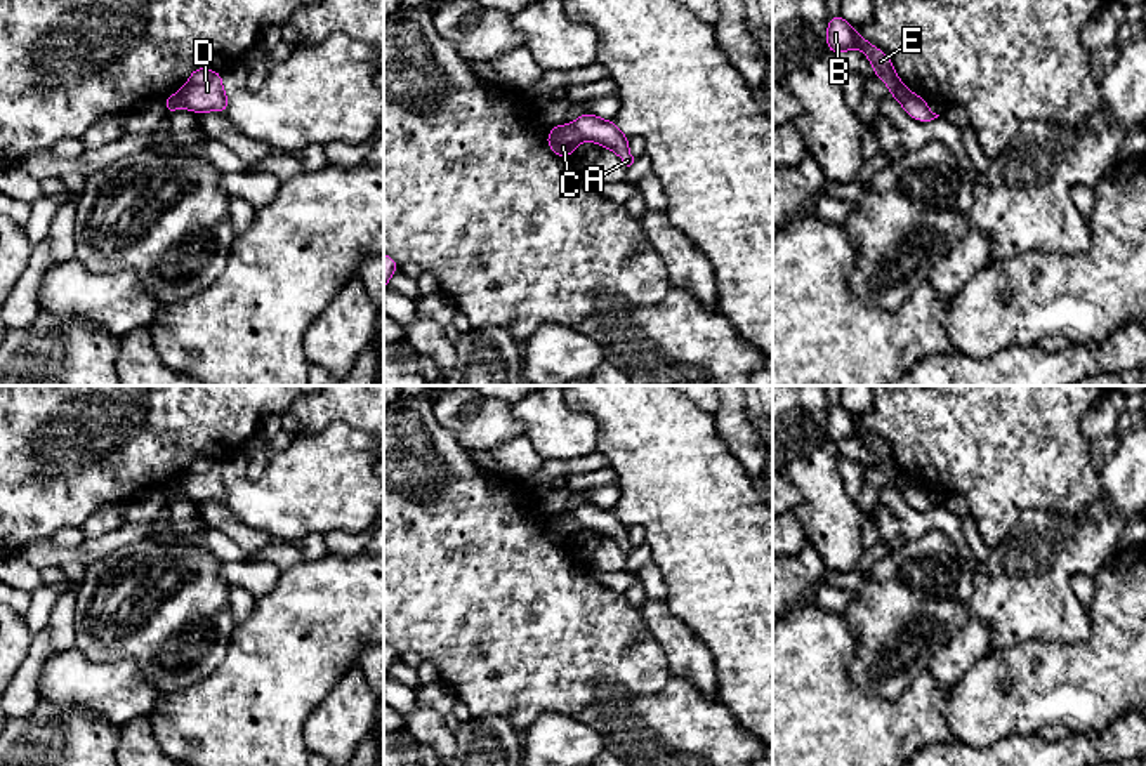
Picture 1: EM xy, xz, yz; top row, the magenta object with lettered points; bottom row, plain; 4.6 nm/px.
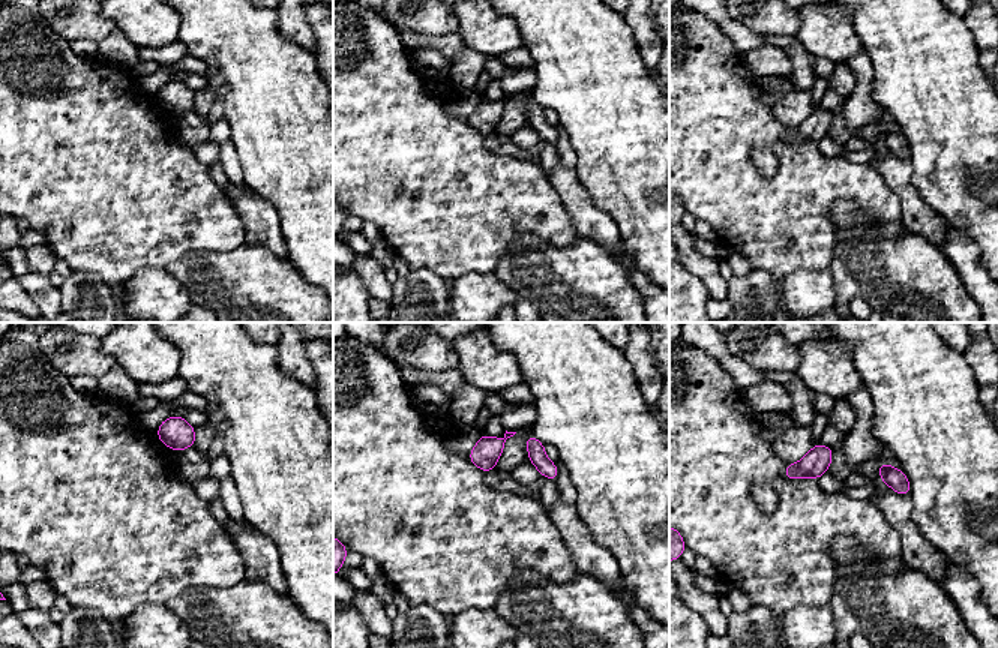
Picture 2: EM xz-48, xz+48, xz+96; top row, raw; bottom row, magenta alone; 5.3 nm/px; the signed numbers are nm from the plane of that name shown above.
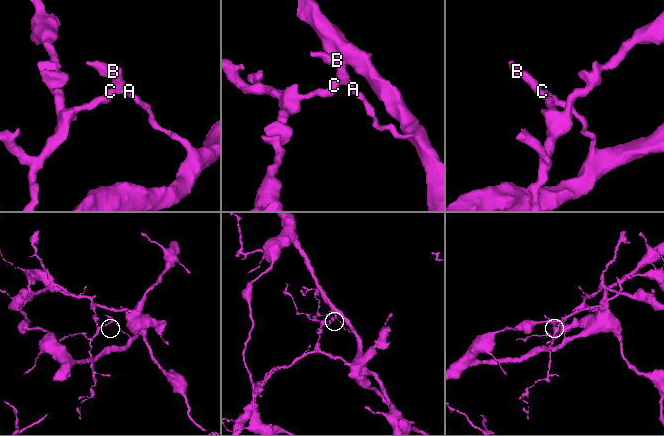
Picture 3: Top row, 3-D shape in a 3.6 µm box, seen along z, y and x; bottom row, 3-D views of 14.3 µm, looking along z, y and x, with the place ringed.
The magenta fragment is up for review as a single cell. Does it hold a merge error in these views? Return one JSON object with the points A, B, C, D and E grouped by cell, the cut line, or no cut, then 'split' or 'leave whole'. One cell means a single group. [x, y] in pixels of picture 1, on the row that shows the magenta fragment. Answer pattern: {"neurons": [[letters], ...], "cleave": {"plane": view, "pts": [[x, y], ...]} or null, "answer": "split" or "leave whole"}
{"neurons": [["A", "B", "D", "E"], ["C"]], "cleave": {"plane": "xy", "pts": [[179, 92], [188, 106]]}, "answer": "split"}

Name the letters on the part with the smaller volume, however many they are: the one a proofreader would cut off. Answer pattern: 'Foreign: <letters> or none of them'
Foreign: C

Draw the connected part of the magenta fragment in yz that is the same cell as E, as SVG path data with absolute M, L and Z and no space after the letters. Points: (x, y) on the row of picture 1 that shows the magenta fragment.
M842 16L830 17L827 26L827 47L832 54L842 54L858 47L870 59L875 76L887 83L892 99L903 104L912 94L896 75L889 56L866 42L863 35L856 33Z

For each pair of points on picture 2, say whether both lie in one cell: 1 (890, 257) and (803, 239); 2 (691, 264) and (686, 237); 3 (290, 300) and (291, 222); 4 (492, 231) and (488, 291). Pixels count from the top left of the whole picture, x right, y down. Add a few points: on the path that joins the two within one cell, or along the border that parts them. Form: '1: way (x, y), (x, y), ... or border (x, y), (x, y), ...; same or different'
1: border (832, 212), (838, 246), (827, 267); different
2: way (689, 258), (686, 243); same
3: border (287, 258), (315, 285); different
4: border (495, 270), (465, 272), (455, 279); different

